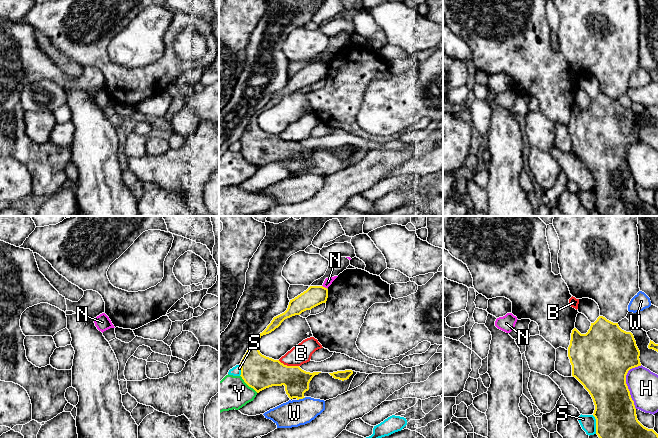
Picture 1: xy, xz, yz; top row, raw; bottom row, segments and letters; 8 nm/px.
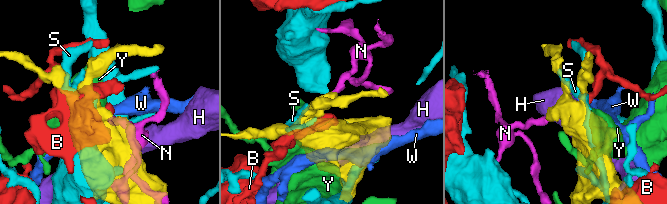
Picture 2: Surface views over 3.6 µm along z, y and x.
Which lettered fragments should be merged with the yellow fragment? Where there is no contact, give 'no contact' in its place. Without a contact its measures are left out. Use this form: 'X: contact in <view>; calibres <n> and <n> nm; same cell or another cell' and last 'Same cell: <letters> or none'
B: contact in xz; calibres 280 and 160 nm; another cell
H: contact in yz; calibres 440 and 240 nm; another cell
N: contact in xz; calibres 160 and 60 nm; another cell
S: contact in yz; calibres 340 and 130 nm; another cell
W: contact in xz; calibres 200 and 220 nm; another cell
Y: contact in xz; calibres 280 and 260 nm; another cell
Same cell: none

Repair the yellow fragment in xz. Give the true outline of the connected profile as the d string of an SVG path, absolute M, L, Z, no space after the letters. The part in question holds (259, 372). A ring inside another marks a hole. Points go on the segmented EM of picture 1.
M310 286L306 291L290 300L287 310L274 317L267 328L250 343L240 363L240 376L249 387L259 393L272 386L284 385L286 394L290 399L305 398L304 393L309 390L310 381L321 372L306 372L299 366L287 366L279 360L266 357L260 353L257 343L263 335L278 328L285 319L300 315L306 310L326 303L327 298L327 288Z

